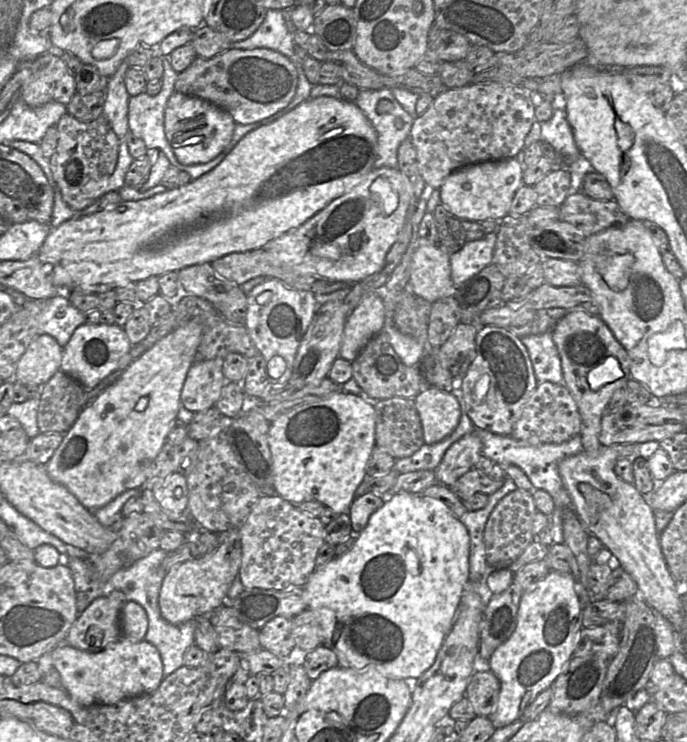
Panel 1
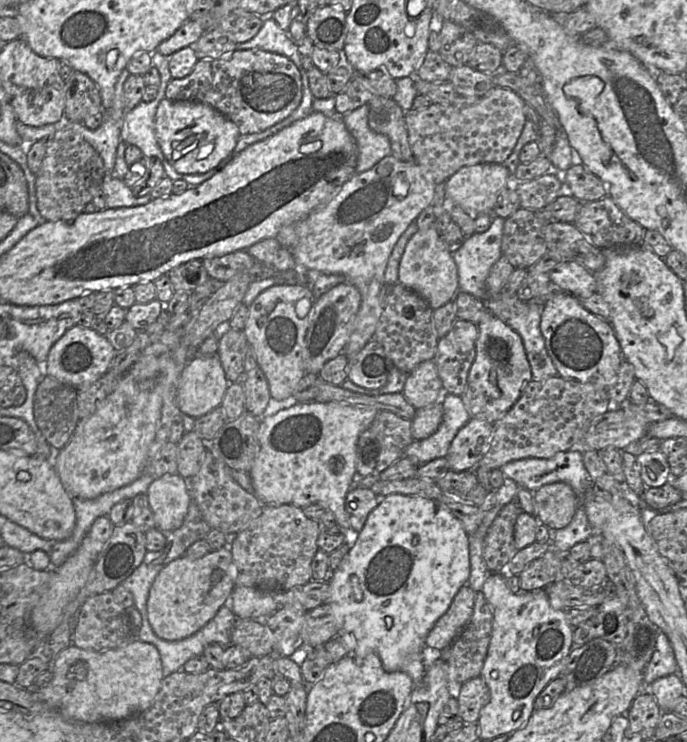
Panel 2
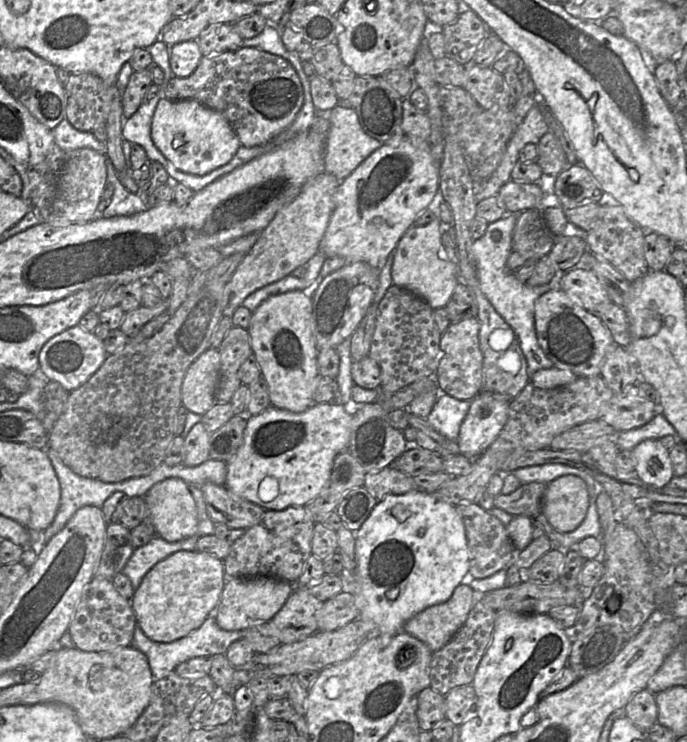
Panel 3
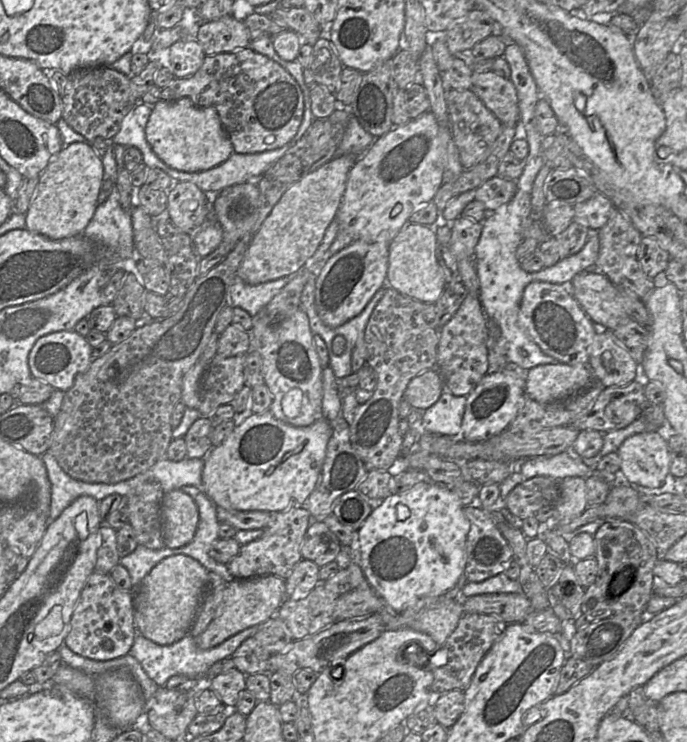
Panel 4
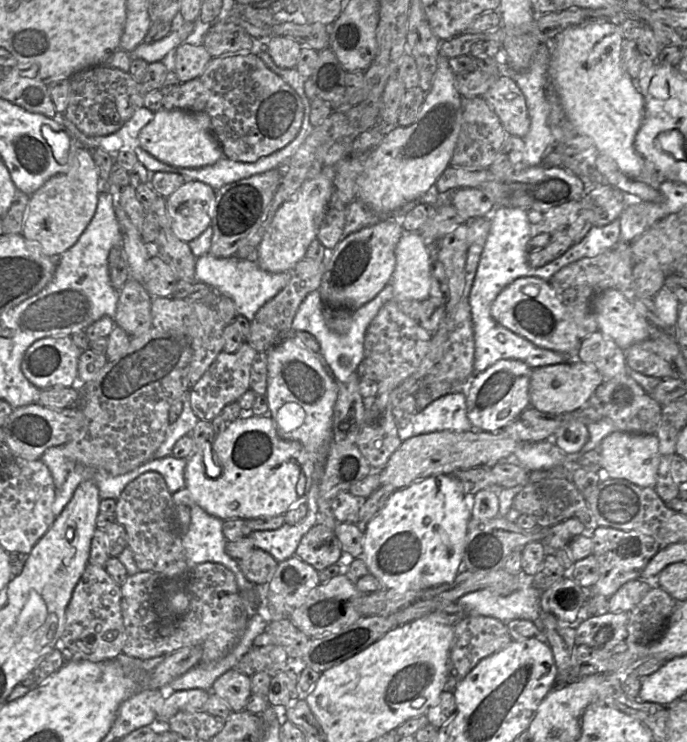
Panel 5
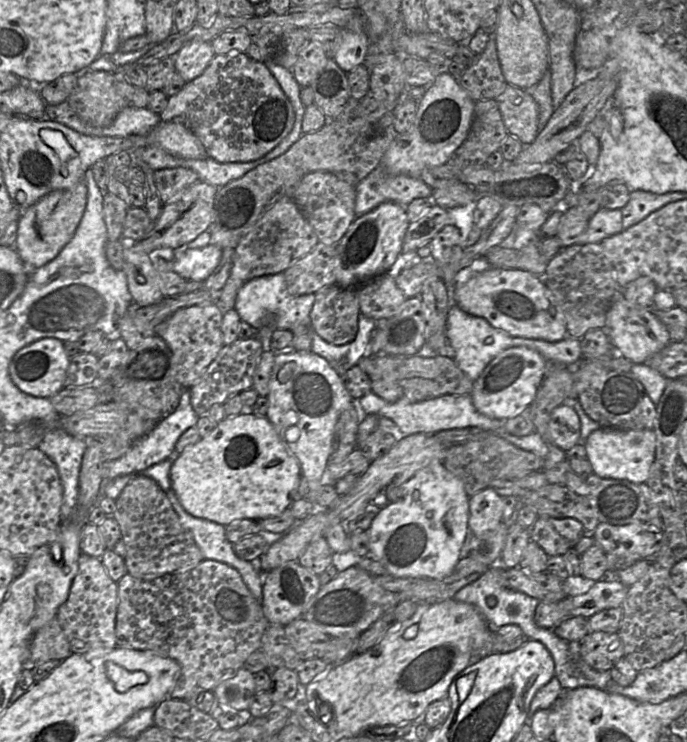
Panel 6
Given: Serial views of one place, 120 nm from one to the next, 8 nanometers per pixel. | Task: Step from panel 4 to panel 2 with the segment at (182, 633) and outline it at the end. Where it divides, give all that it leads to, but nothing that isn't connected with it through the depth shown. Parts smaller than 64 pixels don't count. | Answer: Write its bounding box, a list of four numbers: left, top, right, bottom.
[147,546,236,641]

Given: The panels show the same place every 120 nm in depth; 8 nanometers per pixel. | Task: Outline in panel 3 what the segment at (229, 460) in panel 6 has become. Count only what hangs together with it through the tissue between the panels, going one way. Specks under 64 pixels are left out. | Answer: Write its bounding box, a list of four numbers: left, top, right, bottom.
[225,402,353,510]

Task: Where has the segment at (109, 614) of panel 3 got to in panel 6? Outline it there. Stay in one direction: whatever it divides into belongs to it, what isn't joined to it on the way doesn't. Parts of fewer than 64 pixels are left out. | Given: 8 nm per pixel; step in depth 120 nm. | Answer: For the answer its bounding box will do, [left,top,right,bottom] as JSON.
[56,553,117,654]

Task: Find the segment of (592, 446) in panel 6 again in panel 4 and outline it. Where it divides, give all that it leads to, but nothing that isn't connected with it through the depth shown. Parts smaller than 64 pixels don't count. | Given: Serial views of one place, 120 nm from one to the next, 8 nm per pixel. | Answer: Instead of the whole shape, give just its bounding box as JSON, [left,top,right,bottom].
[618,430,670,488]

